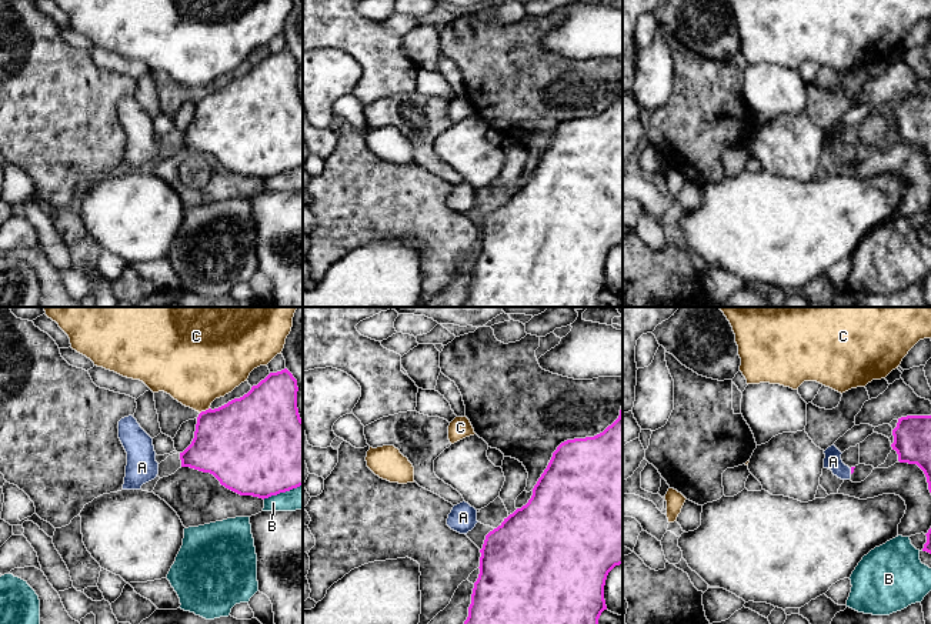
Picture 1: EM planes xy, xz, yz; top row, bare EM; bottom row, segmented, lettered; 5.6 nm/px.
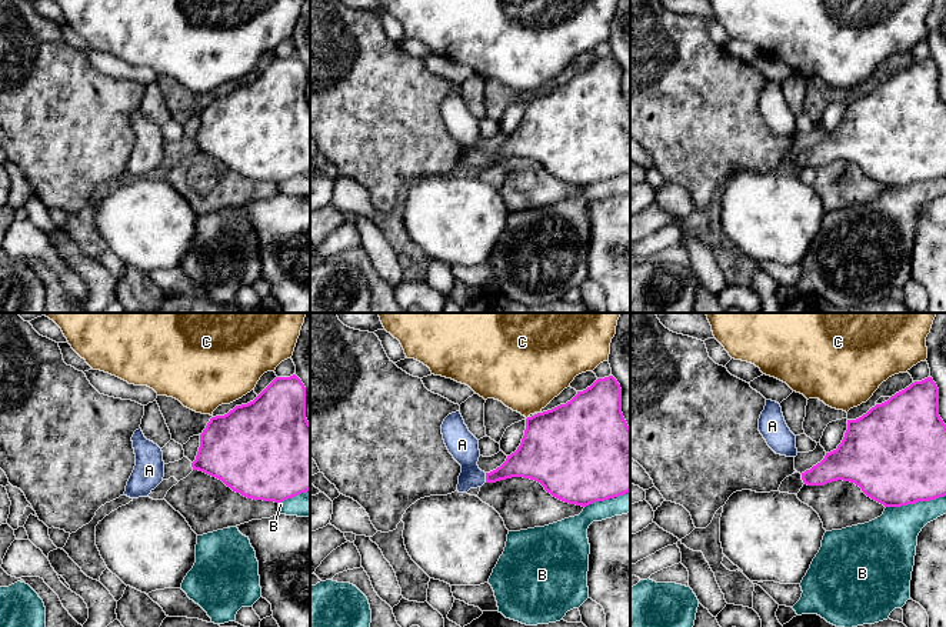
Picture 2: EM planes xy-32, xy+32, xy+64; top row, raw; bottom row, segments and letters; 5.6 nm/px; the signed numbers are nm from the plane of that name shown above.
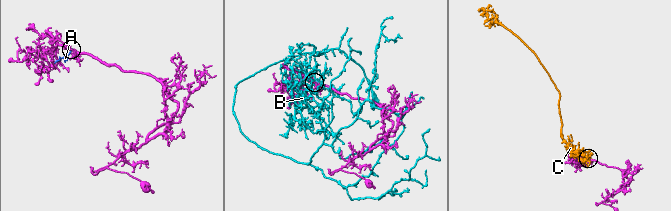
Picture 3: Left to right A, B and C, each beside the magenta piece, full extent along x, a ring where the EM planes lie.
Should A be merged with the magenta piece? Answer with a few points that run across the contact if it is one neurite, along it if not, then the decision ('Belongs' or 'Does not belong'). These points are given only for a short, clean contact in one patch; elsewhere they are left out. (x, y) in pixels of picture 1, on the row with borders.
Line: yz (851, 467), (851, 471), (843, 471), (833, 461). Belongs

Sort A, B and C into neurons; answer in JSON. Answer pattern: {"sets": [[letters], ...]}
{"sets": [["A"], ["B"], ["C"]]}

